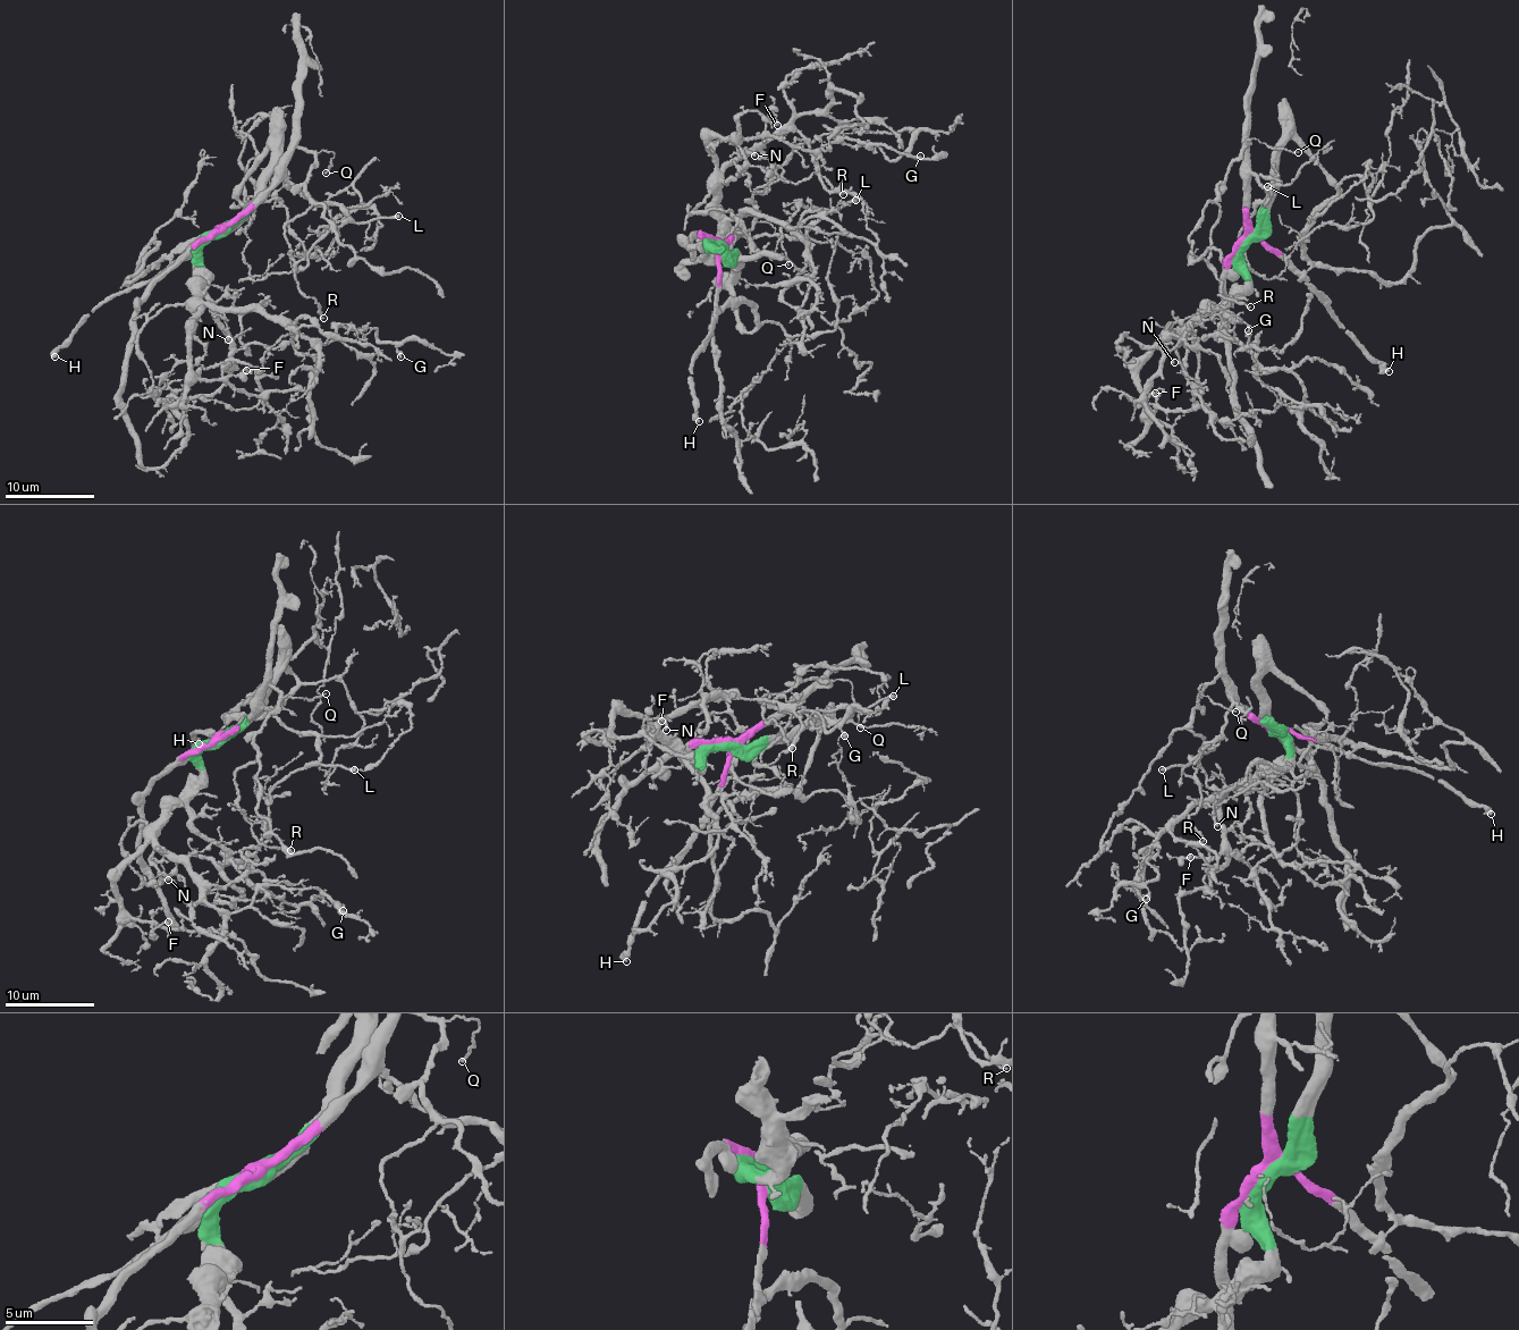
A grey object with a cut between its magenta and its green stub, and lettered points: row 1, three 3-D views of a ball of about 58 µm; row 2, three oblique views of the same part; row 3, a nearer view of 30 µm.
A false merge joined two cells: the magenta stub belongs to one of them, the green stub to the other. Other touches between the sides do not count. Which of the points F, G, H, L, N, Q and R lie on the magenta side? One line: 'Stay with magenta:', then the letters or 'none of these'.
Stay with magenta: H, L, Q, R

